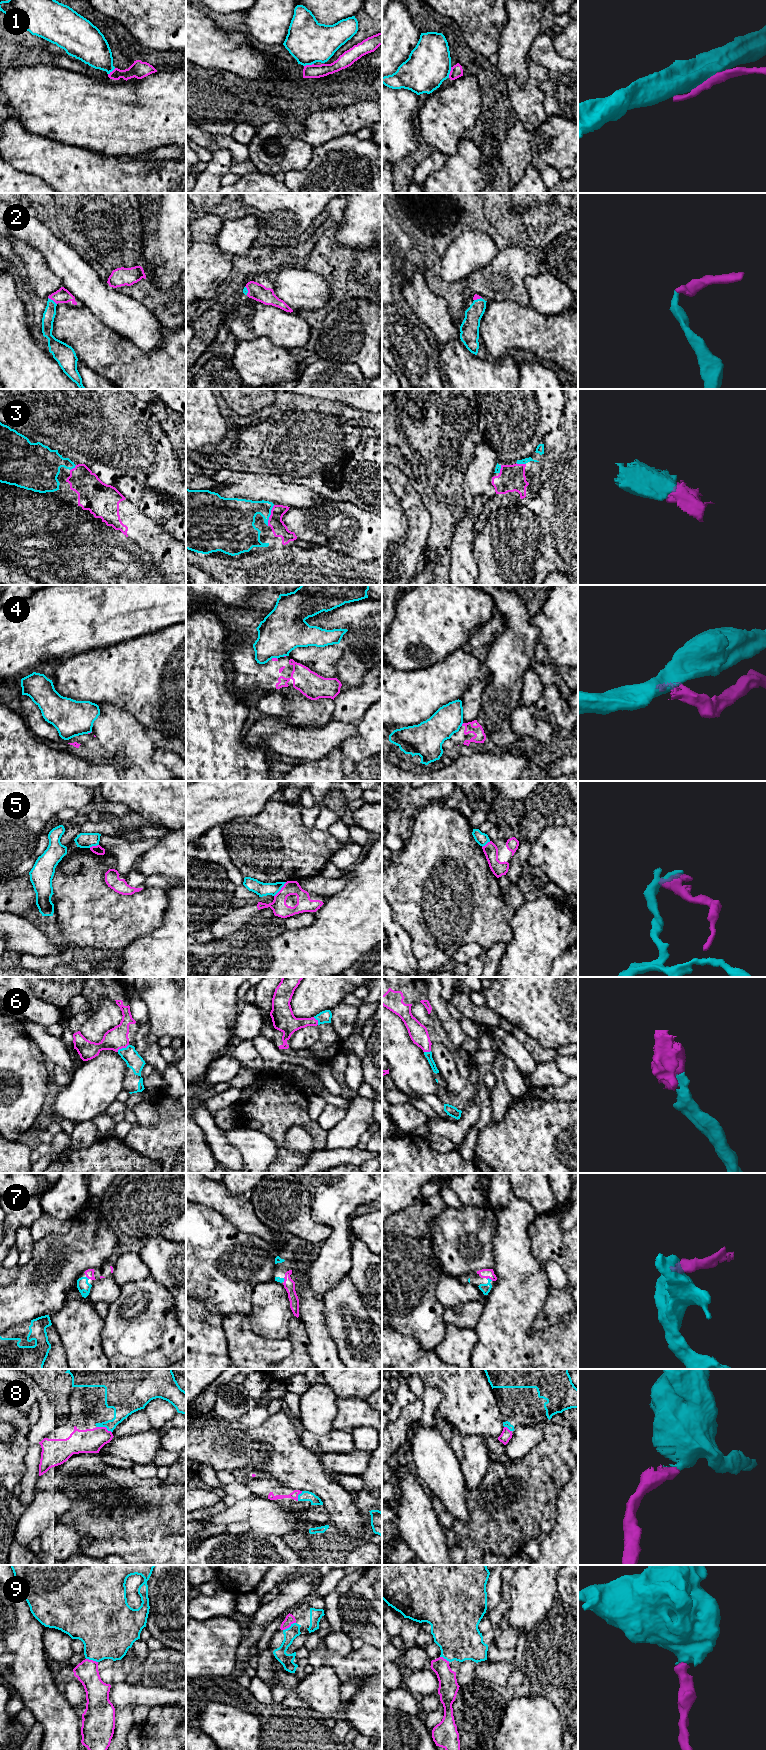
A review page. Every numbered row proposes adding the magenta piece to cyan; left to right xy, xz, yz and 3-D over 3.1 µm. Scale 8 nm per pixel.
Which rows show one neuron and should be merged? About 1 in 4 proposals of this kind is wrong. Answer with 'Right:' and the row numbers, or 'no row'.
Right: 2, 3, 6, 7, 8, 9

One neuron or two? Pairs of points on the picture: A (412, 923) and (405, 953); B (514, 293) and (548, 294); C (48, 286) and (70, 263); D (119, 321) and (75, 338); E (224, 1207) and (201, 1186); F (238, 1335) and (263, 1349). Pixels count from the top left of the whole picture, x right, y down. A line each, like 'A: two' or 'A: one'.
A: two
B: two
C: two
D: two
E: one
F: one

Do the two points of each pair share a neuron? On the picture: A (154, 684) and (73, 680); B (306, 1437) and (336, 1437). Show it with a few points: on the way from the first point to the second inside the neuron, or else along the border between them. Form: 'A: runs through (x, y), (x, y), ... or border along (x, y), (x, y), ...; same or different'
A: runs through (134, 680), (93, 680); same
B: runs through (313, 1439), (329, 1440); same

